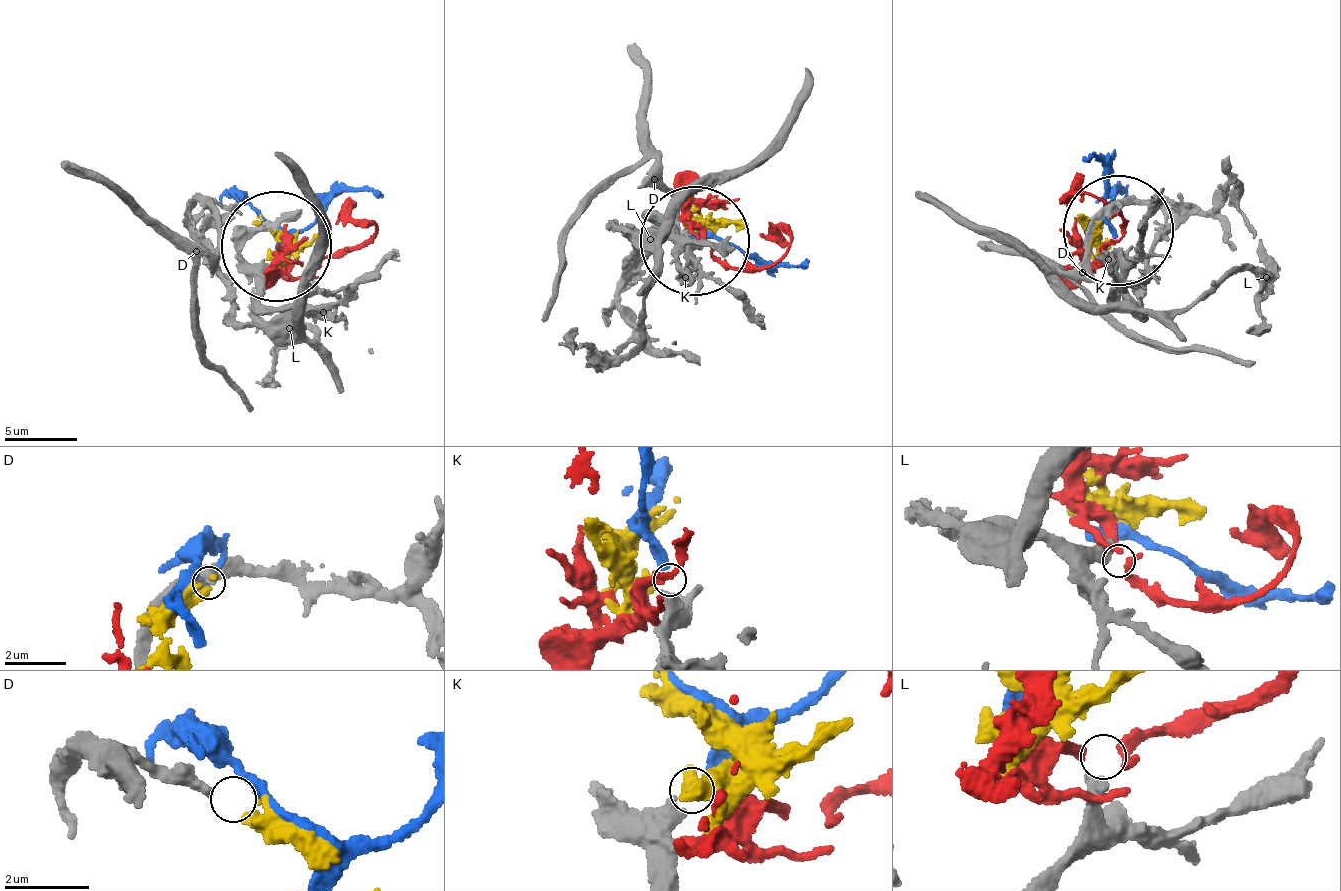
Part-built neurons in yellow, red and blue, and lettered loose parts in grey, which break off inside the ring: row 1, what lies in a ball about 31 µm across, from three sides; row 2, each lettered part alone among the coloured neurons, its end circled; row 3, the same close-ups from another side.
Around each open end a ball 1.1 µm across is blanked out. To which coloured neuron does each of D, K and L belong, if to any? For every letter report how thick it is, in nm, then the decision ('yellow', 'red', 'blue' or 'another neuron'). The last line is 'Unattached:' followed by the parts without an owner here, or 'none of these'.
D: 280 nm | yellow
K: 440 nm | blue
L: 340 nm | red
Unattached: none of these

